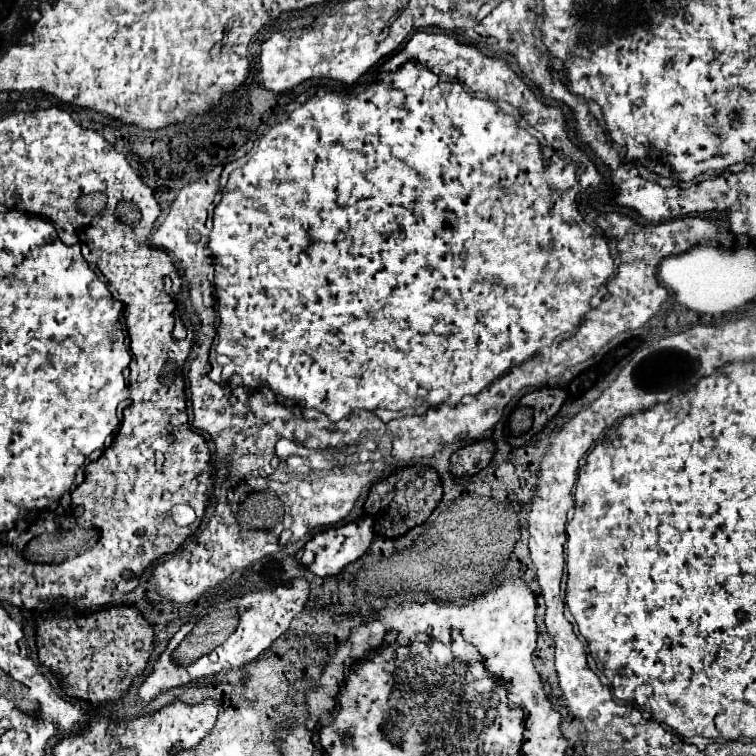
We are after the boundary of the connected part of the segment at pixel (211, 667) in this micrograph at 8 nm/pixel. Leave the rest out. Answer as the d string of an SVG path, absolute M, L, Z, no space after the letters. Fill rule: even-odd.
M296 578L292 580L290 586L278 586L276 590L260 590L258 592L247 593L242 597L233 598L226 602L226 608L236 608L239 610L238 630L216 650L212 650L210 654L198 658L196 662L188 664L188 666L178 666L172 660L172 648L164 650L162 656L158 658L158 694L176 686L184 686L188 682L196 682L200 678L218 674L222 670L230 670L230 668L240 668L248 662L252 662L254 658L258 658L280 634L284 634L288 630L290 620L304 608L306 600L310 594L310 584L304 578Z

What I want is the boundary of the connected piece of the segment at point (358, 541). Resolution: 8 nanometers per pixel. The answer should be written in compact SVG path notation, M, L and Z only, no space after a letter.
M360 518L358 522L328 528L316 534L306 546L310 546L316 554L314 562L308 566L316 576L334 576L346 564L358 560L370 546L374 538L374 522L372 518Z

